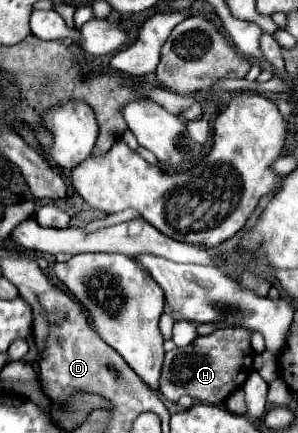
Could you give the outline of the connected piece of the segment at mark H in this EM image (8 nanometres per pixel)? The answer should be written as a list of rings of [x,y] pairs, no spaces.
[[[226,327],[216,329],[210,335],[196,337],[188,347],[176,347],[166,353],[162,375],[160,375],[160,393],[176,403],[182,395],[190,395],[202,403],[220,405],[224,399],[240,389],[252,371],[254,351],[250,347],[250,331],[244,327]]]

